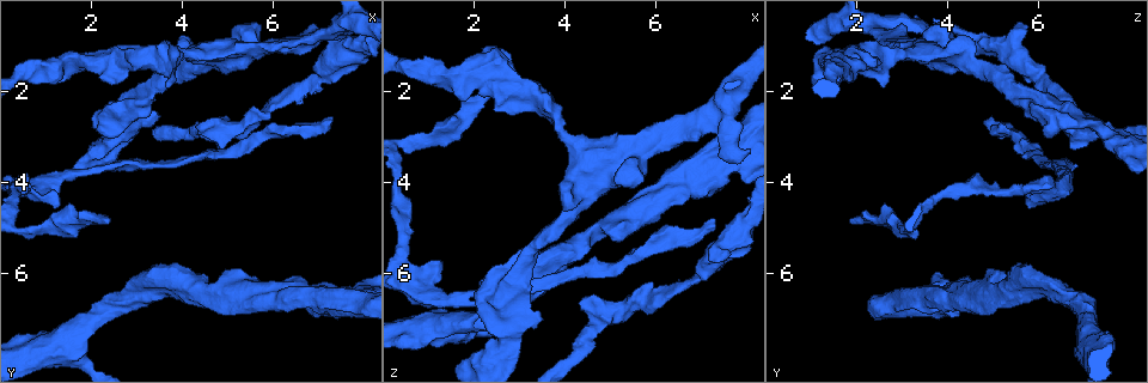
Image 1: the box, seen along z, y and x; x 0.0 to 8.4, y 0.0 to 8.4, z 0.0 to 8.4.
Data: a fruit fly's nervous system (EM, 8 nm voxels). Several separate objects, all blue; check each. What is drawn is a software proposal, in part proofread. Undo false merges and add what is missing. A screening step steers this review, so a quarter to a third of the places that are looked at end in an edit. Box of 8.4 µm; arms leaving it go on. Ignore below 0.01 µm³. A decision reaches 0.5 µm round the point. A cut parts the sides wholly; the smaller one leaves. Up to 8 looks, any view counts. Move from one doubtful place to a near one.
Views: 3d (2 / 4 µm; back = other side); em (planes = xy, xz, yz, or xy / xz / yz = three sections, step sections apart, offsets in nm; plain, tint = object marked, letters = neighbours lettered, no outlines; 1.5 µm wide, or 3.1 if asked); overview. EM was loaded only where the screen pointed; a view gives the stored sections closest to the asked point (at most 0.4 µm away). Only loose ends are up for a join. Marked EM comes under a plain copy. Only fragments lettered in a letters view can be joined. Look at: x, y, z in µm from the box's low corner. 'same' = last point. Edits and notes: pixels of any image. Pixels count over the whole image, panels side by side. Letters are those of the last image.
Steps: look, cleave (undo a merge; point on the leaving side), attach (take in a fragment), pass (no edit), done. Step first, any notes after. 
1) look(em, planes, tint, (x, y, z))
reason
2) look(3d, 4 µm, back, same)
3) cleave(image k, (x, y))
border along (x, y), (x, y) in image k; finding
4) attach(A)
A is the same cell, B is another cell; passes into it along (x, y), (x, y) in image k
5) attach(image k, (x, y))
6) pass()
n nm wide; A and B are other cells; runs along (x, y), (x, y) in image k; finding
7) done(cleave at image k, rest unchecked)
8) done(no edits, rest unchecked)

look(3d, 4 µm, (2.40, 4.85, 1.90))
an open end

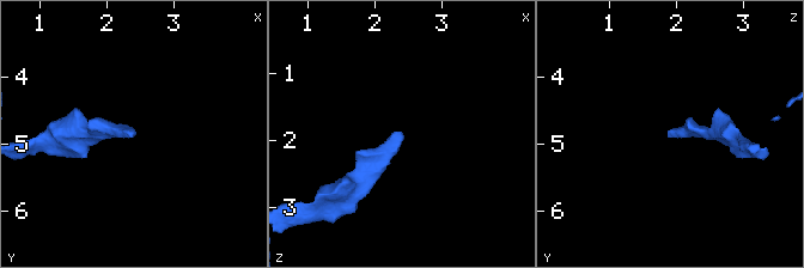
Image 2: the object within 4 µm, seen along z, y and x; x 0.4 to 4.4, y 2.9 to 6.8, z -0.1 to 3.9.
look(em, planes, letters, (2.40, 4.90, 1.90))
now the EM

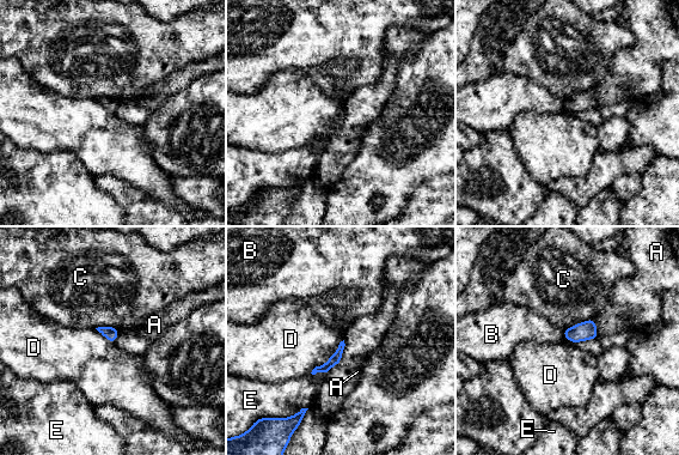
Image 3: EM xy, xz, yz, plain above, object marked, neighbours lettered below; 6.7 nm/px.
pass()
A, B, C, D and E are other cells; border along (343, 339), (337, 350), (310, 372) in image 3; none of them fits

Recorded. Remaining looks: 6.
look(em, planes, letters, (5.70, 0.95, 2.90))

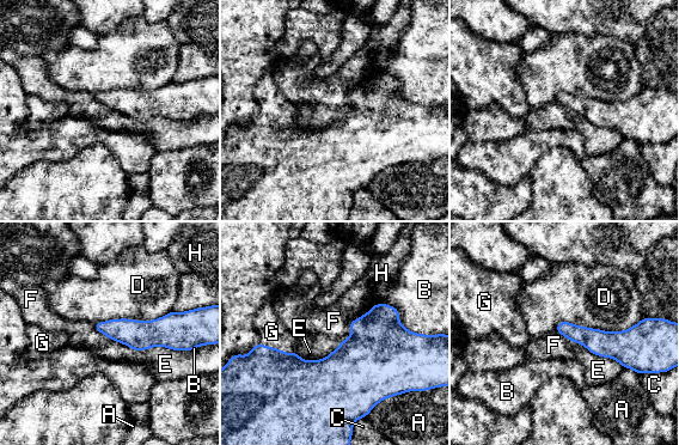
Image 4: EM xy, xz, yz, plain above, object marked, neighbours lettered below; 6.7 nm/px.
attach(G)
G is the same cell, A, B, C, D, E, F and H are other cells; it goes on there

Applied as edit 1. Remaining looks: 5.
look(overview)

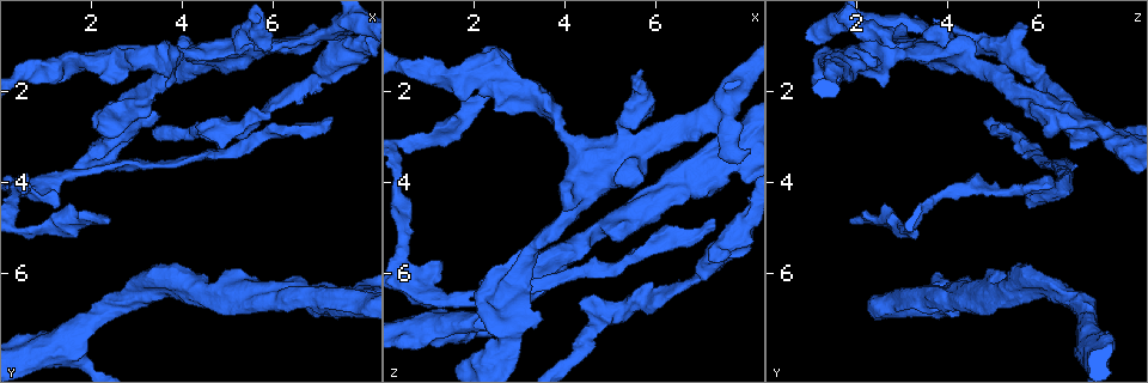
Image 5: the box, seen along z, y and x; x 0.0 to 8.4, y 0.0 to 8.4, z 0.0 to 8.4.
look(em, planes, letters, (4.85, 2.85, 6.95))
arms part here

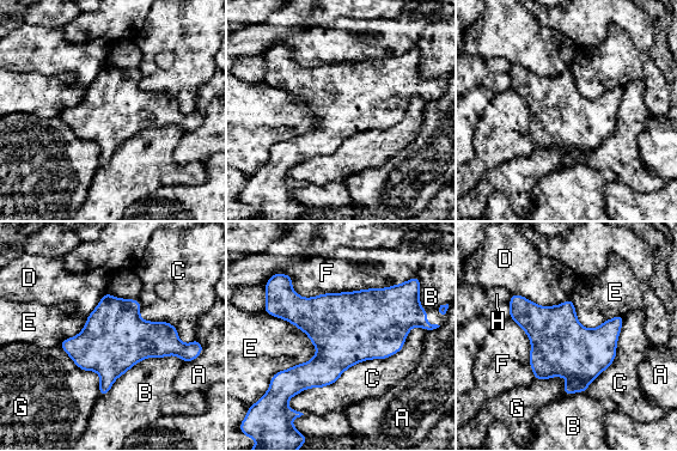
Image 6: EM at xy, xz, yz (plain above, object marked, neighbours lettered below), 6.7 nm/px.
pass()
A, B, C, D, E, F, G and H are other cells; border along (263, 311), (316, 348), (270, 379) in image 6; one neuron here

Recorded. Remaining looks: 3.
done(attach at image 4, rest unchecked)

